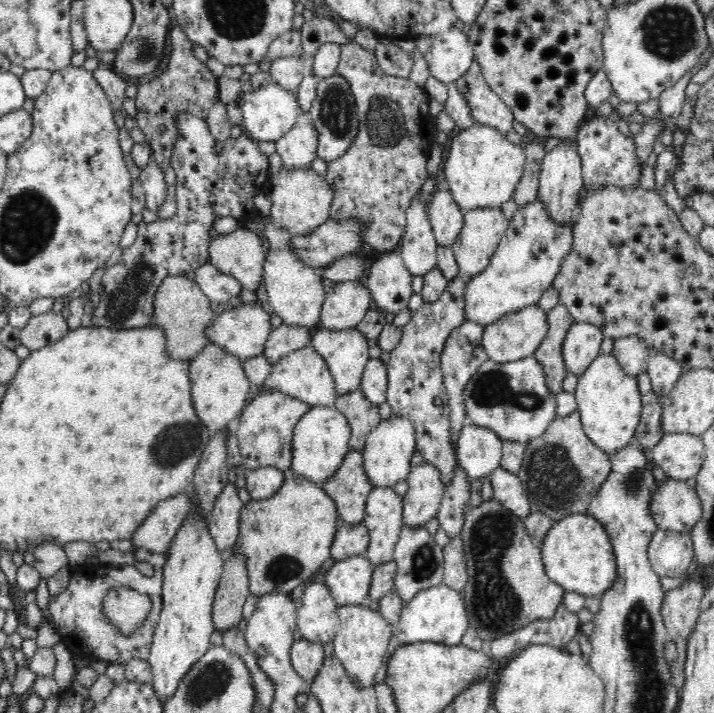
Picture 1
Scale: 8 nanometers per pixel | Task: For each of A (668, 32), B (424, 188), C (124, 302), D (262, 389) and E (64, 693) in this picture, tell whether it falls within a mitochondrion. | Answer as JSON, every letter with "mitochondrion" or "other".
{"A":"mitochondrion","B":"other","C":"mitochondrion","D":"other","E":"other"}

